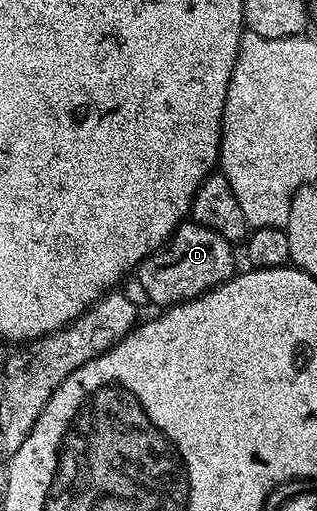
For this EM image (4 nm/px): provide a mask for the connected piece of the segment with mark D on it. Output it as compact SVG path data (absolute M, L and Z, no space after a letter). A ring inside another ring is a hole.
M184 223L168 237L159 249L154 249L137 266L137 278L152 306L170 307L191 301L202 293L215 289L222 281L235 276L235 253L232 242L204 225Z

